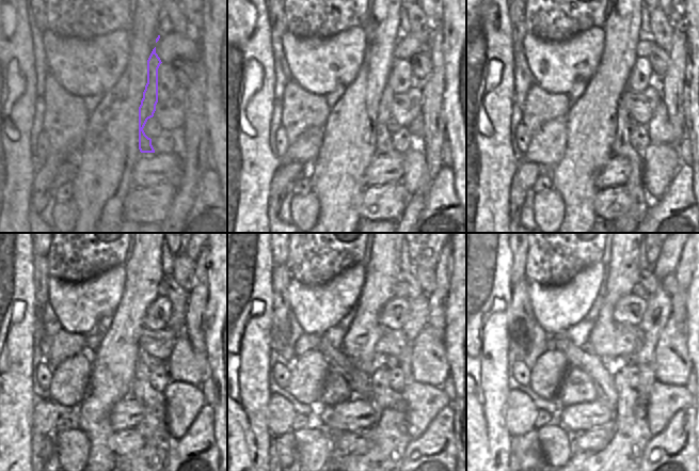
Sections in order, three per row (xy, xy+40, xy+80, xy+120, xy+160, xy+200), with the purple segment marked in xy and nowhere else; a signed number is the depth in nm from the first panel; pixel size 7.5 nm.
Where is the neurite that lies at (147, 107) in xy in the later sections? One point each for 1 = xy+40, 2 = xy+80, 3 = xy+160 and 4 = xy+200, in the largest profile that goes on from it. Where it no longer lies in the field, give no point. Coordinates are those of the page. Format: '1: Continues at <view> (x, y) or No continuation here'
1: Continues at xy+40 (383, 144)
2: Continues at xy+80 (621, 146)
3: Continues at xy+160 (392, 438)
4: Continues at xy+200 (631, 435).

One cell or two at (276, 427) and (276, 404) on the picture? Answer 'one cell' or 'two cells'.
one cell

